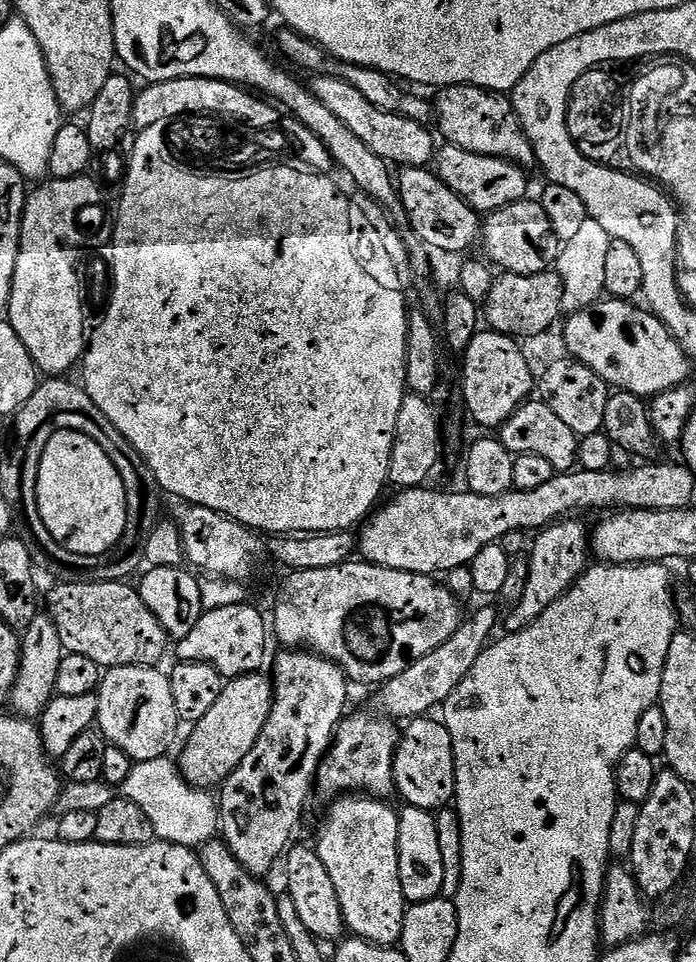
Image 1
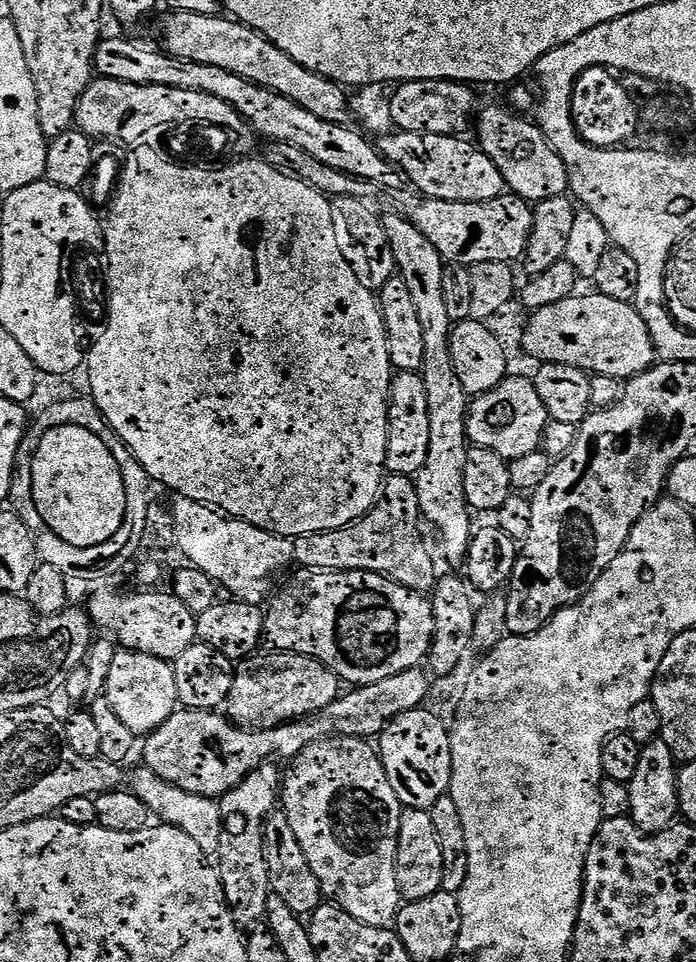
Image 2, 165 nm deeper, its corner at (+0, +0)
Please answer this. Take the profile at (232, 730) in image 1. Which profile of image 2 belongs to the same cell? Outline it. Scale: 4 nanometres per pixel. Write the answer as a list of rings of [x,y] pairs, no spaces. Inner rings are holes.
[[[288,652],[253,654],[239,661],[235,669],[232,685],[226,690],[226,715],[242,728],[276,728],[330,706],[341,695],[340,677],[314,657]]]

